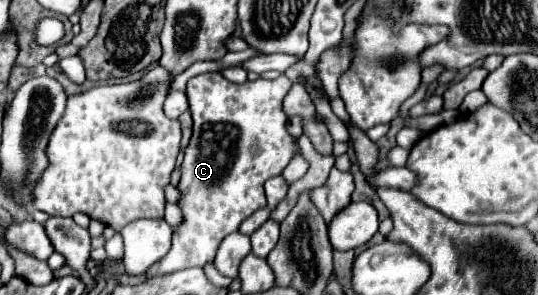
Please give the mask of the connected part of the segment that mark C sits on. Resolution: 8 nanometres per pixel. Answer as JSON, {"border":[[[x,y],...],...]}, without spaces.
{"border":[[[201,73],[189,79],[187,101],[193,117],[193,135],[185,149],[185,159],[181,165],[181,181],[177,185],[181,193],[179,209],[183,221],[173,231],[173,245],[169,253],[147,269],[145,273],[147,279],[153,279],[155,275],[175,273],[177,269],[205,267],[207,263],[213,263],[219,243],[229,233],[239,231],[239,225],[249,215],[253,215],[257,209],[263,209],[267,205],[265,189],[263,189],[265,181],[275,175],[281,175],[281,171],[287,167],[287,163],[297,151],[293,137],[287,133],[287,115],[283,113],[283,105],[281,105],[289,87],[291,81],[287,81],[285,75],[273,81],[265,81],[265,79],[245,81],[243,85],[227,81],[221,73]]]}

